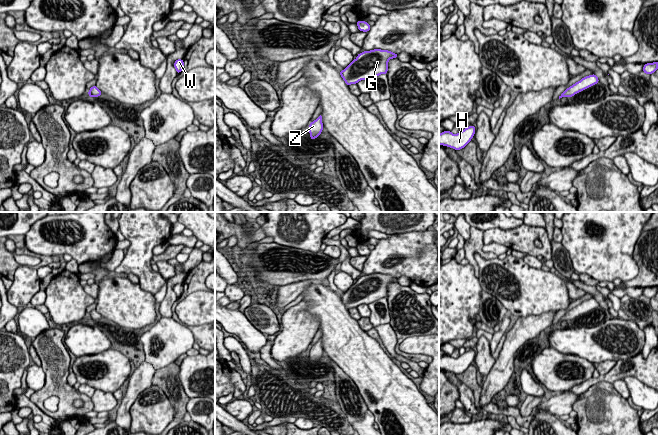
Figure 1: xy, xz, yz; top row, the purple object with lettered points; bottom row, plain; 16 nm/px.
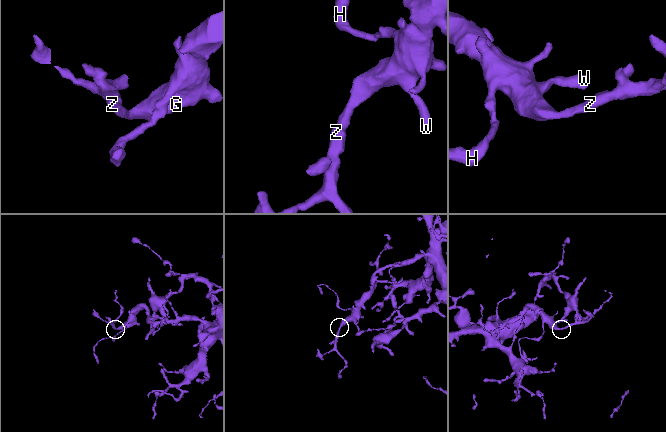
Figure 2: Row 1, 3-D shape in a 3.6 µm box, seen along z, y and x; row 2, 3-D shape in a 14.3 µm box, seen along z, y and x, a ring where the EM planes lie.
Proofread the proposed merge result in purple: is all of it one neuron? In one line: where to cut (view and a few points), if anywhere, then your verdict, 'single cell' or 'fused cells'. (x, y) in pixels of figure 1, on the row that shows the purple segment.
no cut; single cell

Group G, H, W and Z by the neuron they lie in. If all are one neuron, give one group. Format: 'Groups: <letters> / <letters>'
Groups: G H W Z

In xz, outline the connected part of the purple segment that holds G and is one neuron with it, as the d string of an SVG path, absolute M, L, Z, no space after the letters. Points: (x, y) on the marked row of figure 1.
M388 50L364 51L339 73L348 86L361 80L368 81L381 74L387 74L388 61L393 58L398 58L398 54Z

